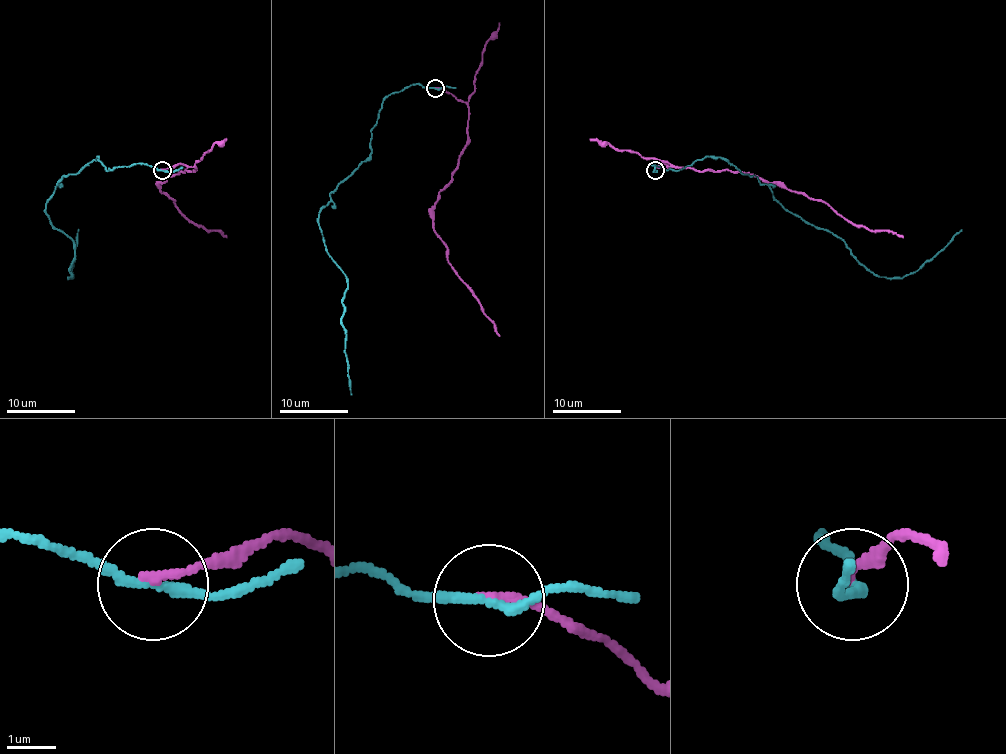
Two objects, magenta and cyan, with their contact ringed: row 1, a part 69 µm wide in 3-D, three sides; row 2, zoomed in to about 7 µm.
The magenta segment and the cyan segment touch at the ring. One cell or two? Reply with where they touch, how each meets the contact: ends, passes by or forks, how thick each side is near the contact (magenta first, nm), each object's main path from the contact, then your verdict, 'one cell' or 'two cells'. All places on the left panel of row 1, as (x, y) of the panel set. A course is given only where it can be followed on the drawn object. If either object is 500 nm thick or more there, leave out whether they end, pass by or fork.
(162, 170) | magenta ends | cyan passes by | 180/180 nm | magenta via (162, 170), (195, 166), (195, 171), (169, 175), (161, 190), (195, 224), (227, 238) | cyan via (162, 170), (137, 163), (106, 170), (98, 156), (63, 175), (45, 209), (74, 243), (69, 277), (79, 229) | two cells

